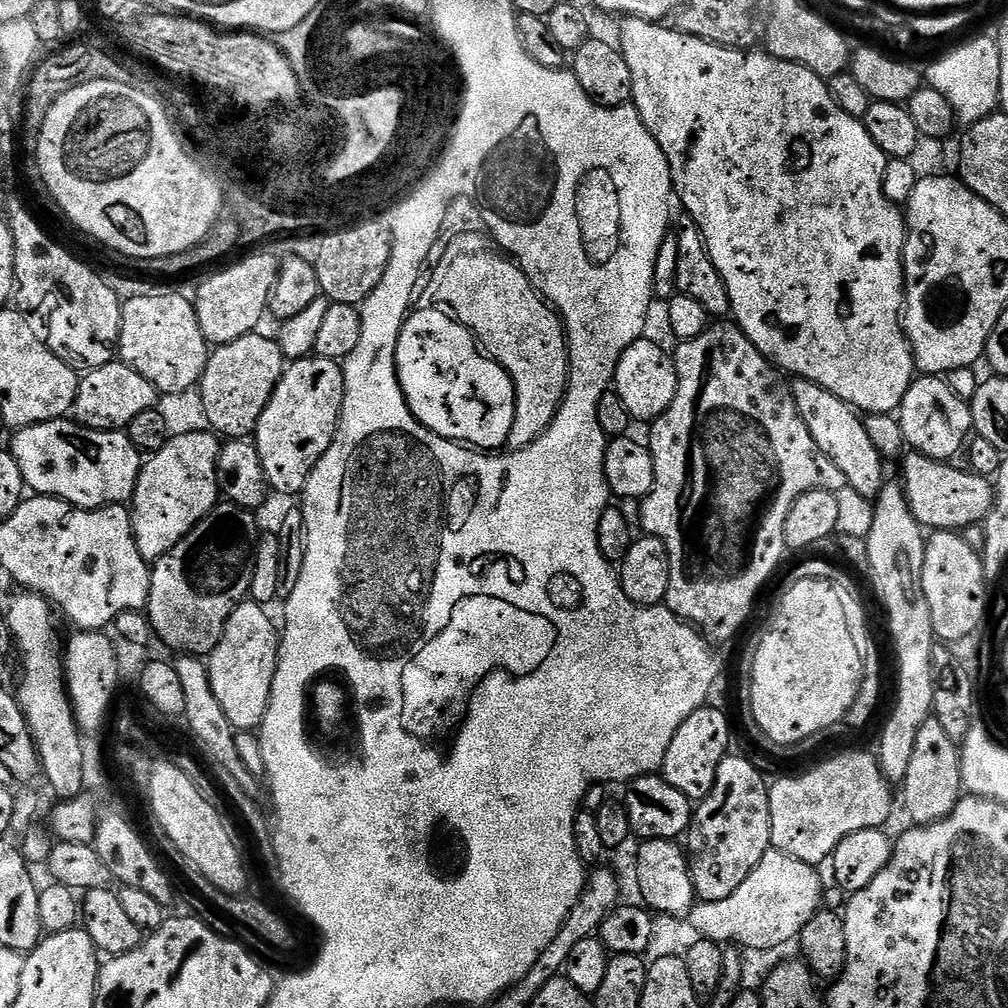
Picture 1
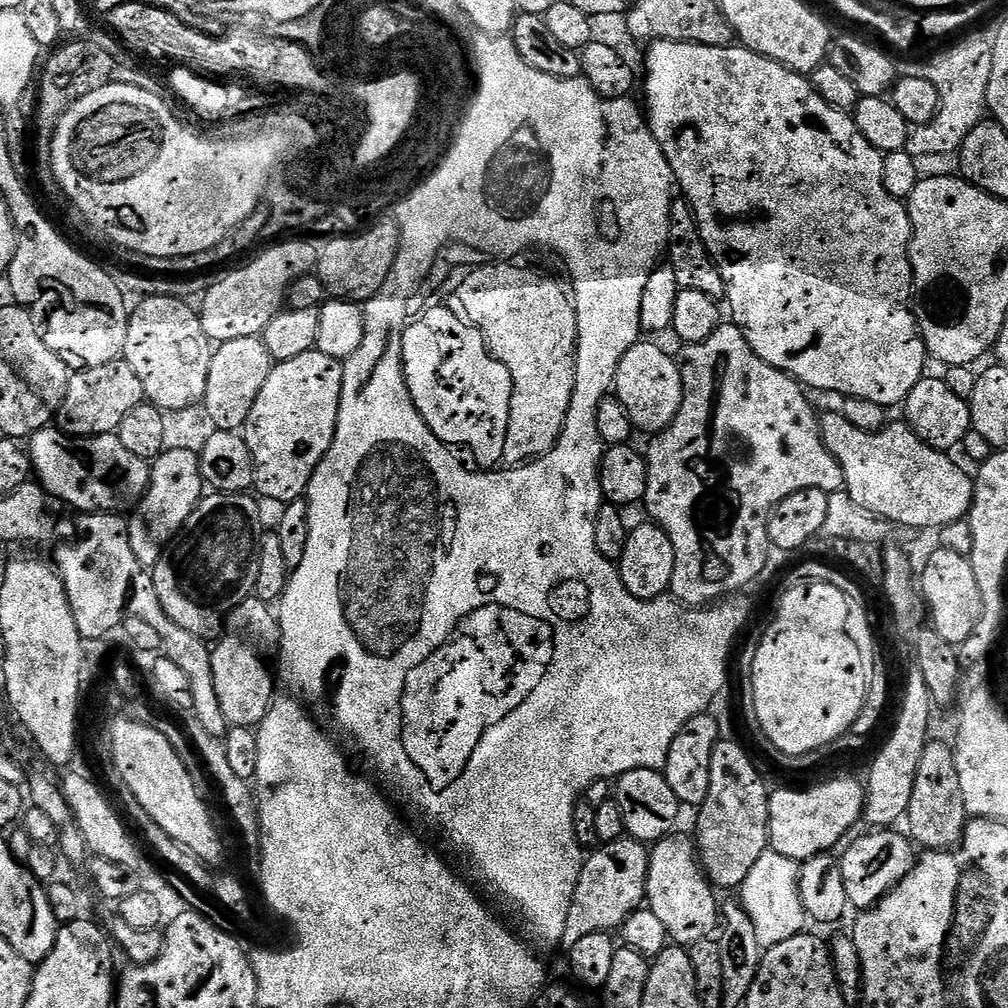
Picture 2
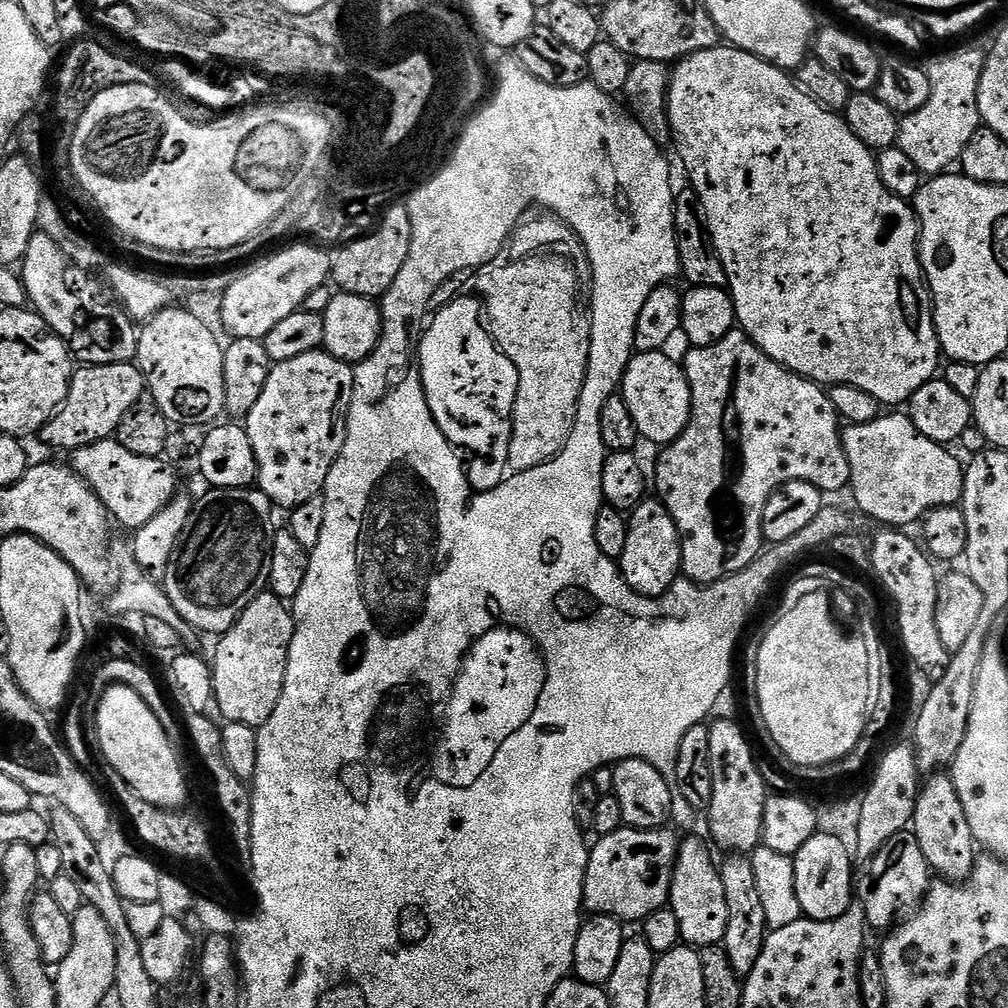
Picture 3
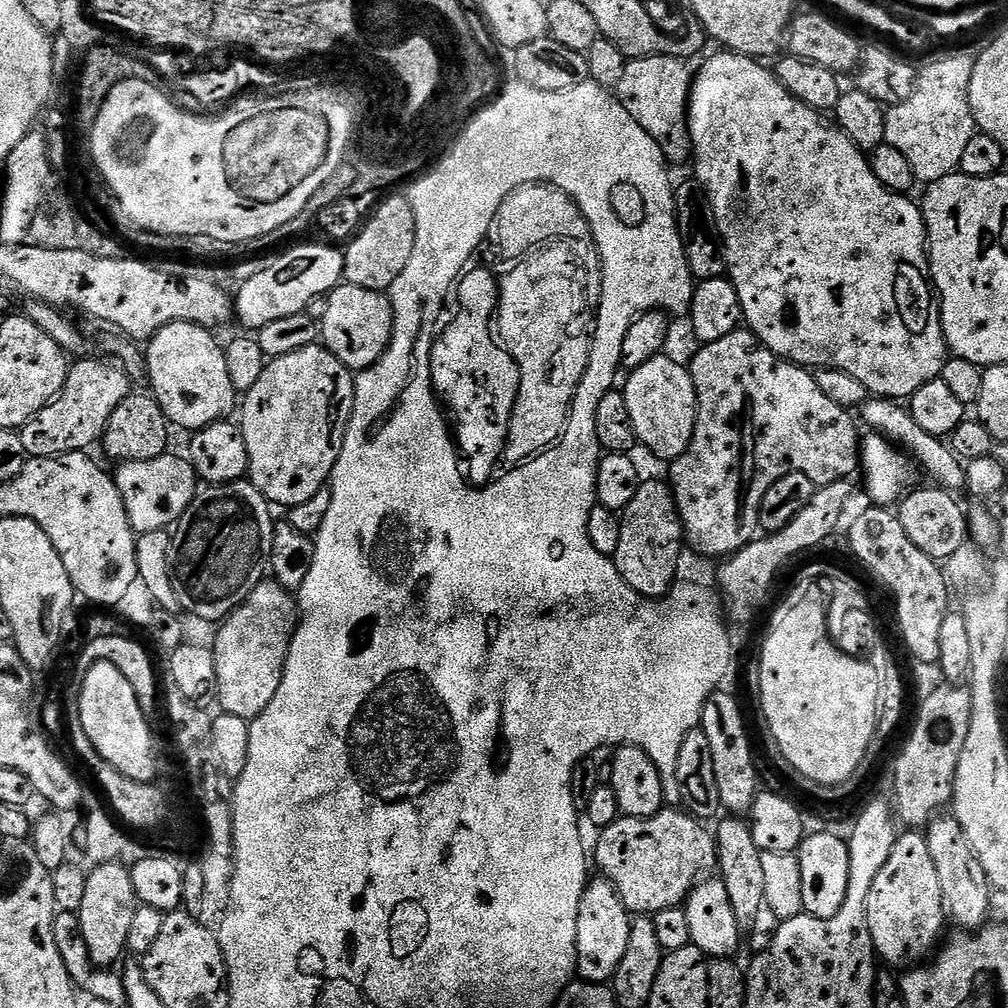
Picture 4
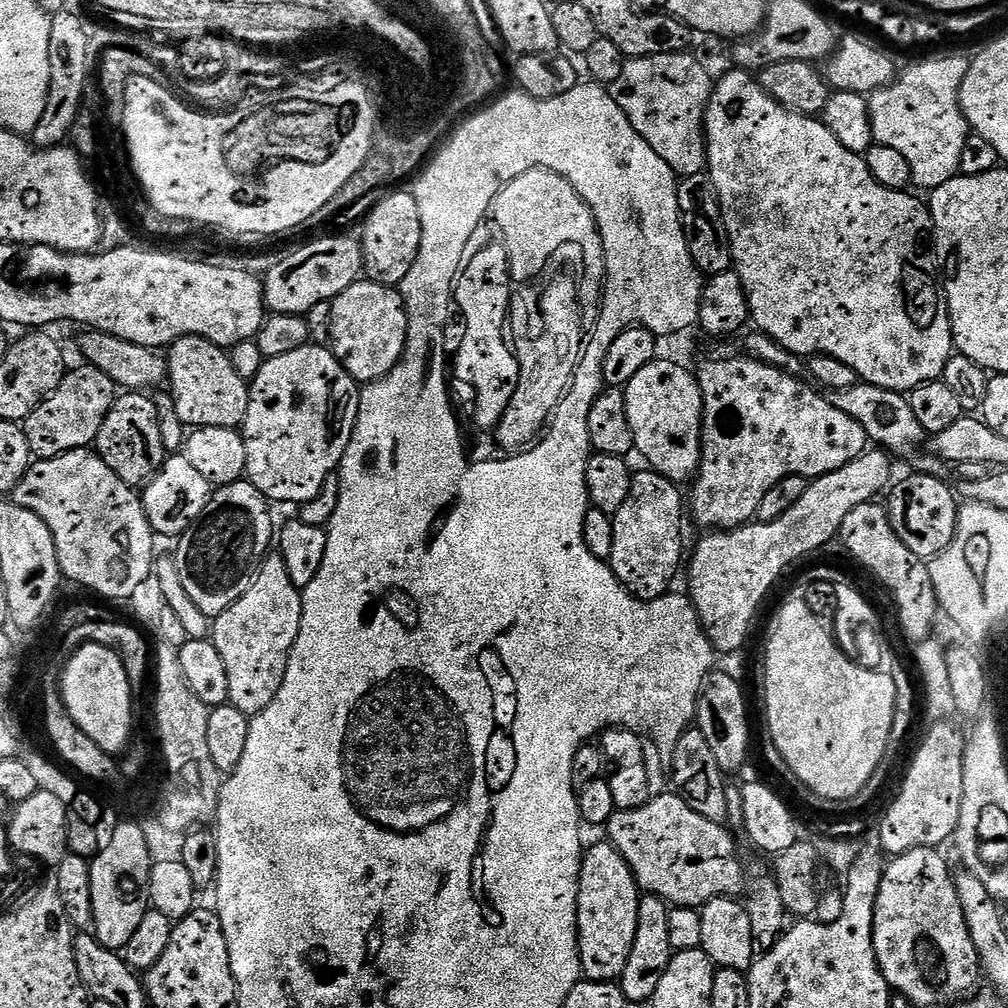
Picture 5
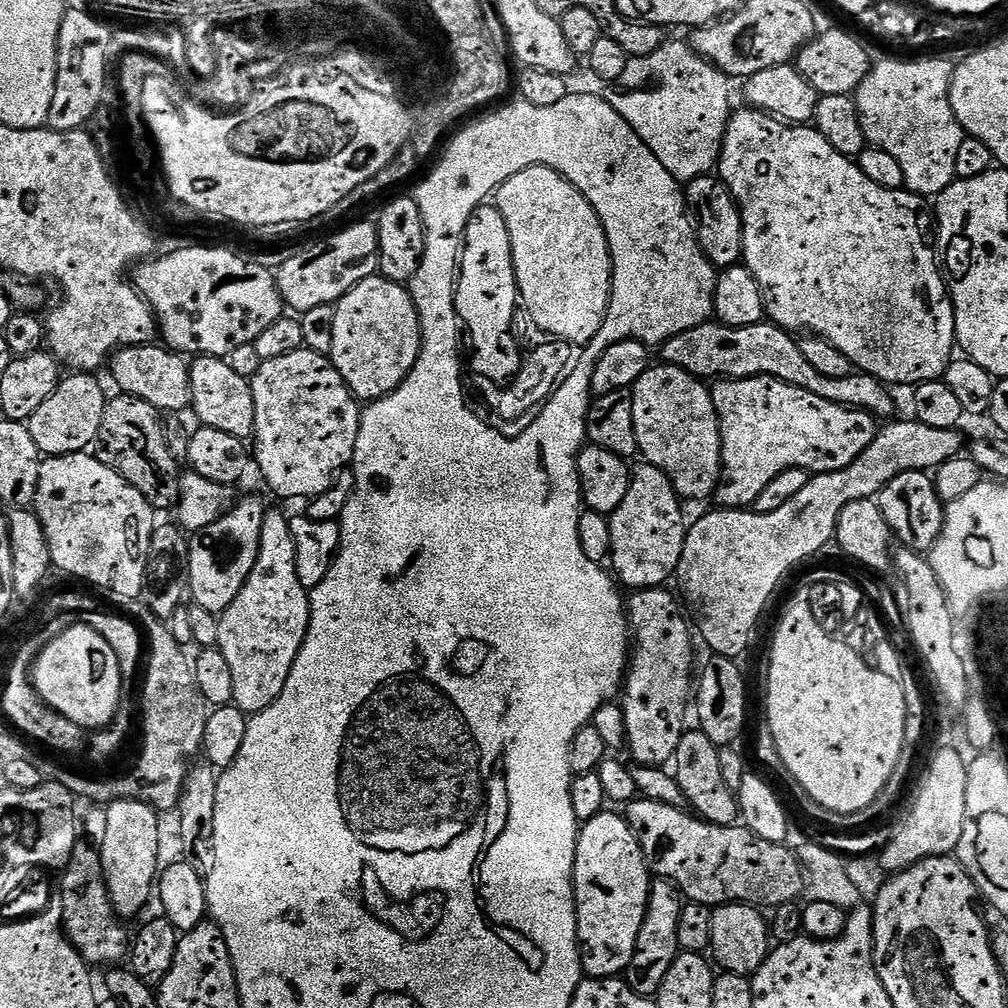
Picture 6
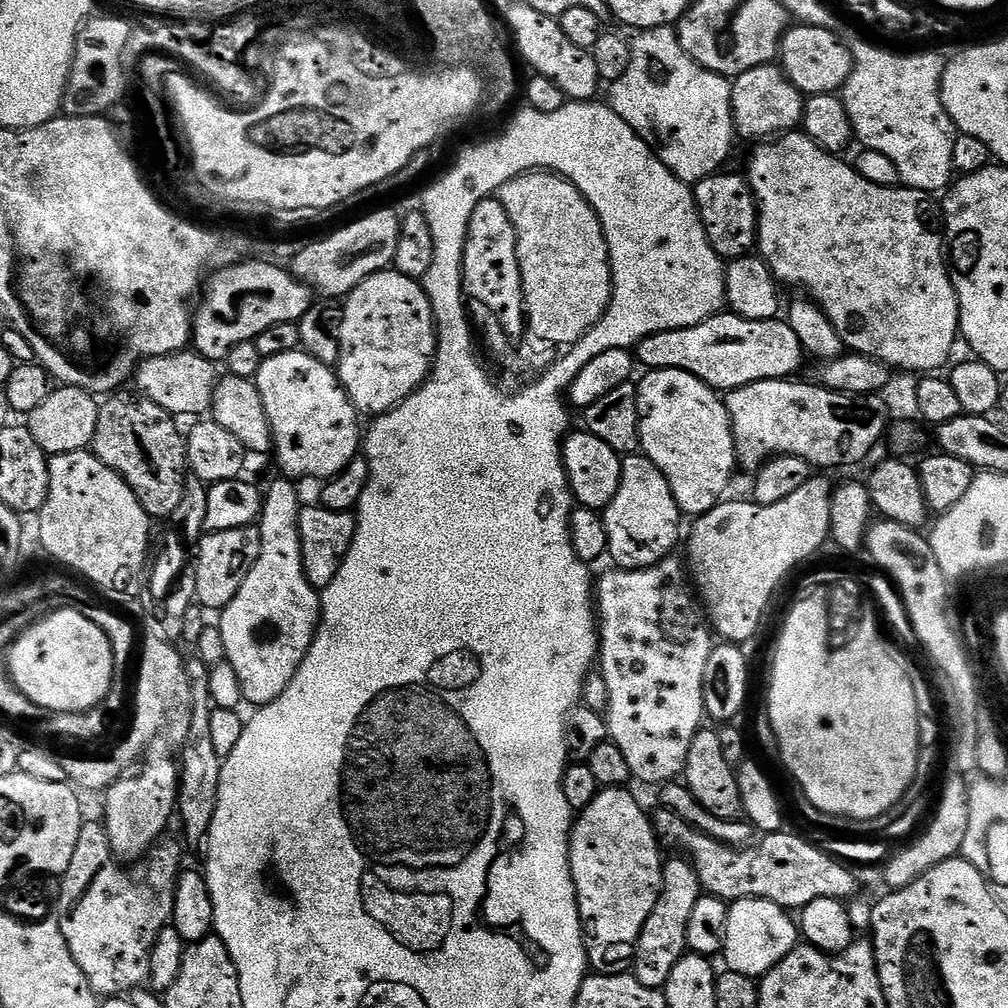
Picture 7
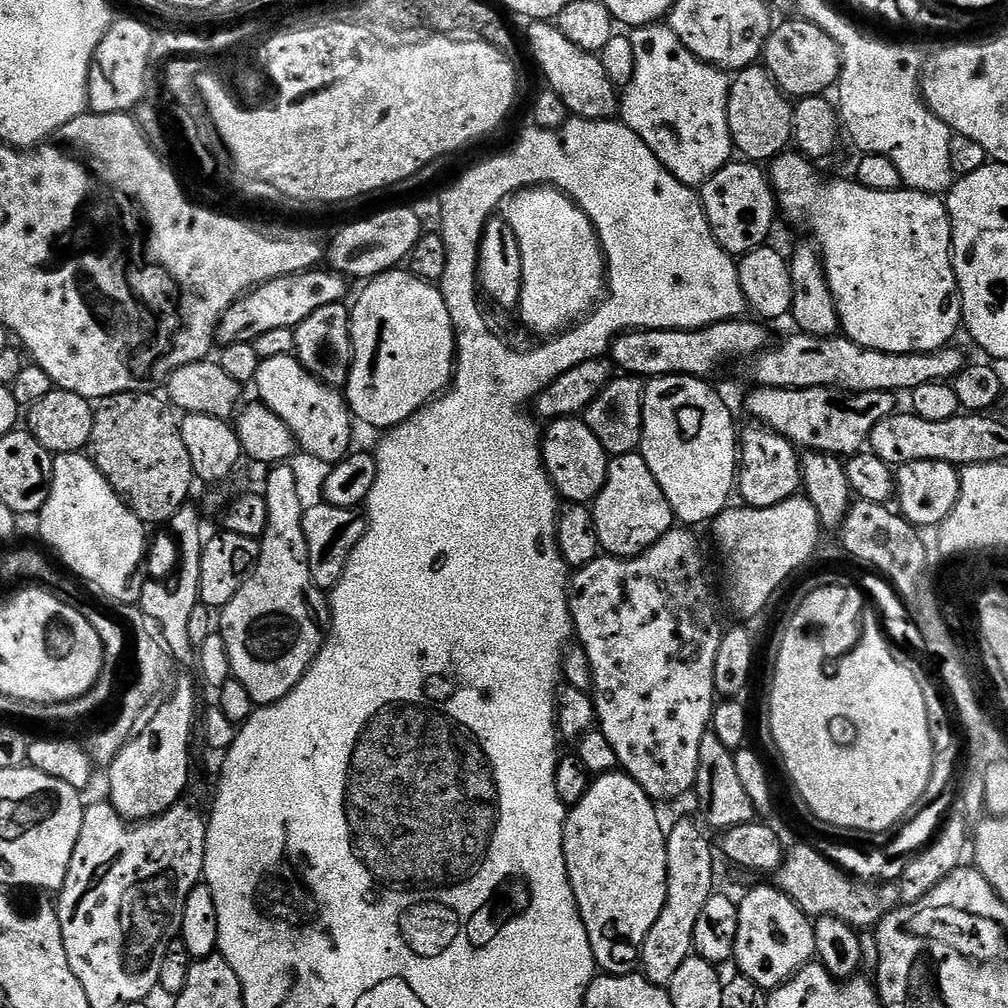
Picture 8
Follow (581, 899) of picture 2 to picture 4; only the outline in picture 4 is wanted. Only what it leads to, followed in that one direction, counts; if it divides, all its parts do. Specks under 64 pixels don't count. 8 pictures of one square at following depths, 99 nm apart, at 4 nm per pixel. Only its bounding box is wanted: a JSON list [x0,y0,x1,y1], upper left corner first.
[594,806,717,914]

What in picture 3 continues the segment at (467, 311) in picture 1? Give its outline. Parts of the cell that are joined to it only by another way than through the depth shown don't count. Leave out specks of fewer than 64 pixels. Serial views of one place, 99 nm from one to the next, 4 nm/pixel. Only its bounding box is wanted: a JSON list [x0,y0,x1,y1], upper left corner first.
[479,259,592,474]

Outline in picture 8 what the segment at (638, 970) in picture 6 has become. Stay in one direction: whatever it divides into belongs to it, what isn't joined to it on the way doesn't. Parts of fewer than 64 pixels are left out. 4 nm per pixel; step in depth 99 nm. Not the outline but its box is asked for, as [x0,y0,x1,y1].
[638,820,717,986]

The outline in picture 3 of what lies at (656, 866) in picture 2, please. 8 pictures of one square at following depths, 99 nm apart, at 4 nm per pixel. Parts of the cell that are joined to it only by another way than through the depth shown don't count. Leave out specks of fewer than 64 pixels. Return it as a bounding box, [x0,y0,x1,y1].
[670,836,727,950]

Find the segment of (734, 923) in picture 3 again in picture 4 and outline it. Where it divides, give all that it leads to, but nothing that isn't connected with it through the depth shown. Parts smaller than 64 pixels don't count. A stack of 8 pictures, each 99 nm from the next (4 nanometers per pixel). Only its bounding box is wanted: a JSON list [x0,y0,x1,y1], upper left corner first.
[714,816,766,930]

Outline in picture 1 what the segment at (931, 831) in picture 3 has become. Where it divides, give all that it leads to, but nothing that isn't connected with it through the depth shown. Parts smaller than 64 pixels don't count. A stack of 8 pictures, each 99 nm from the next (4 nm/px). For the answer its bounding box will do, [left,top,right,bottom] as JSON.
[902,718,963,826]

